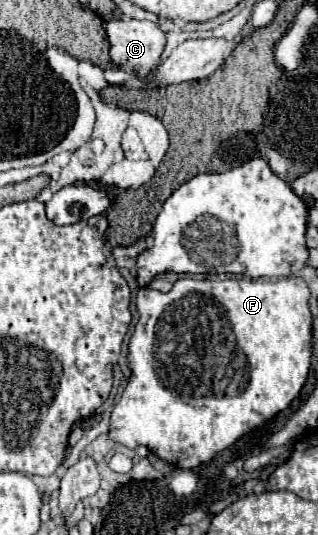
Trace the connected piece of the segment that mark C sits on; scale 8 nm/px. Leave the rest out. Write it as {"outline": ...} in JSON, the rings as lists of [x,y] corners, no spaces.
{"outline":[[[113,19],[113,21],[105,21],[103,27],[107,31],[107,39],[111,45],[109,57],[125,73],[145,77],[145,75],[149,75],[151,67],[155,67],[155,63],[159,63],[161,51],[165,47],[165,33],[155,23],[139,21],[139,19]]]}

